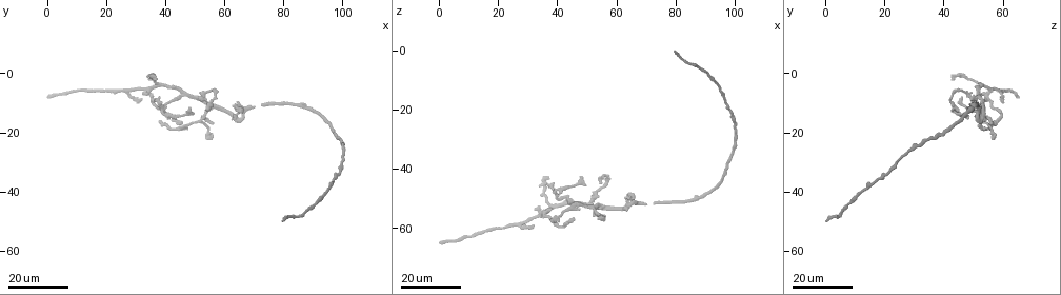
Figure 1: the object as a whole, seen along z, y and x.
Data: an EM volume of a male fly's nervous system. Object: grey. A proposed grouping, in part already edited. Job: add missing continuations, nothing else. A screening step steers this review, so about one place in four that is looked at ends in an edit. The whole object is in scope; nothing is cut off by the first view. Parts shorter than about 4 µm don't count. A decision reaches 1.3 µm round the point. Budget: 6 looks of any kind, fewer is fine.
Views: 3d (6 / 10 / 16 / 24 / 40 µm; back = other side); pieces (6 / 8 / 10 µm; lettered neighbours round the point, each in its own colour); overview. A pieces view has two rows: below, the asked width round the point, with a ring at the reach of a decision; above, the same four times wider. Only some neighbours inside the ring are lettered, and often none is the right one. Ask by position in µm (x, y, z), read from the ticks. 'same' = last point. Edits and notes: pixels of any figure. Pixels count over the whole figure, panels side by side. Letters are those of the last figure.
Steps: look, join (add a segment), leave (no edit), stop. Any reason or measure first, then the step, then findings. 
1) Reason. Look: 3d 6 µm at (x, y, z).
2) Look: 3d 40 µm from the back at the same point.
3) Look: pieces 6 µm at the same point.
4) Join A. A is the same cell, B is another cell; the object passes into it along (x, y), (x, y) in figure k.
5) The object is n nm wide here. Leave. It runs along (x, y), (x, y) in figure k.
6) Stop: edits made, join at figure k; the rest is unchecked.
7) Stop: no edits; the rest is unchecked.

An open end. Look: 3d 16 µm at (47, 18, 54).

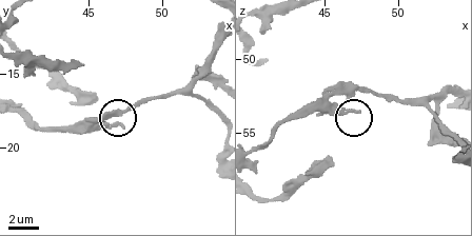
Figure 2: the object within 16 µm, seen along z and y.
What lies round it. Look: pieces 8 µm at (47.2, 18.6, 53.6).

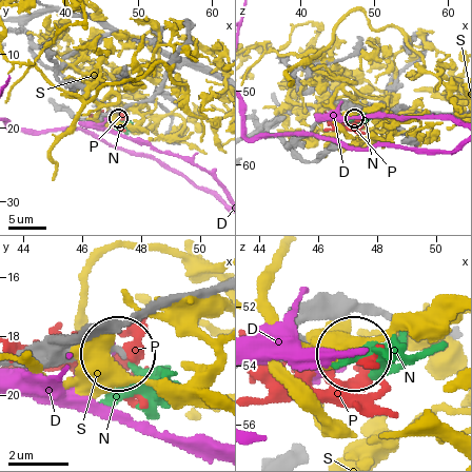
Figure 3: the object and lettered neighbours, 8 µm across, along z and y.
The object is 190 nm wide here. Leave. D, N, P and S are other cells; it runs along (197, 65), (179, 65), (148, 99), (104, 114), (116, 117) in figure 3; none of them fits.

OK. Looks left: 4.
An open end. Look: 3d 24 µm at (56, 17, 56).

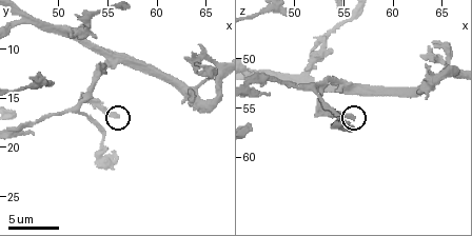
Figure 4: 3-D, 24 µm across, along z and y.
Look: pieces 6 µm at (56.0, 17.0, 56.0).

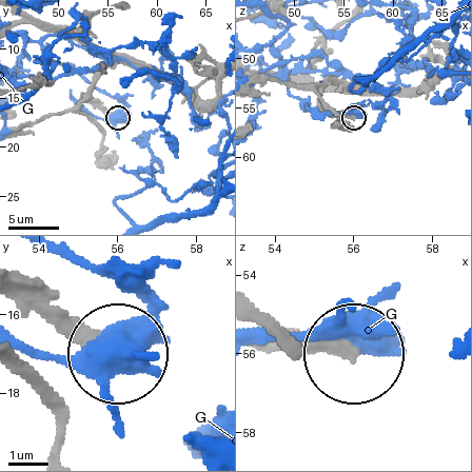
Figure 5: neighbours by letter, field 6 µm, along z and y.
Leave. G is another cell; none of them fits.

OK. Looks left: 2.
An open end. Look: 3d 16 µm at (54, 12, 45).

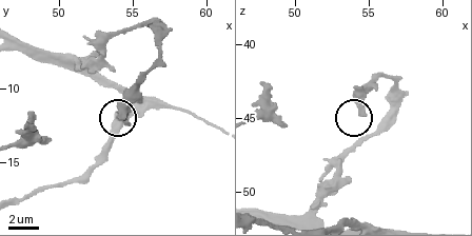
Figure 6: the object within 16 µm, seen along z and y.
Look: pieces 6 µm at (54.4, 12.4, 44.6).

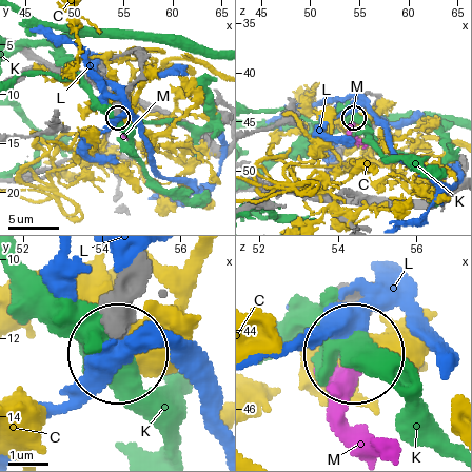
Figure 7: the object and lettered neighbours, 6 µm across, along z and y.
The object is 290 nm wide here. Leave. C, K, L and M are other cells; no lettered segment goes on from it.

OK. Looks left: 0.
Stop: no edits; the rest is unchecked.

